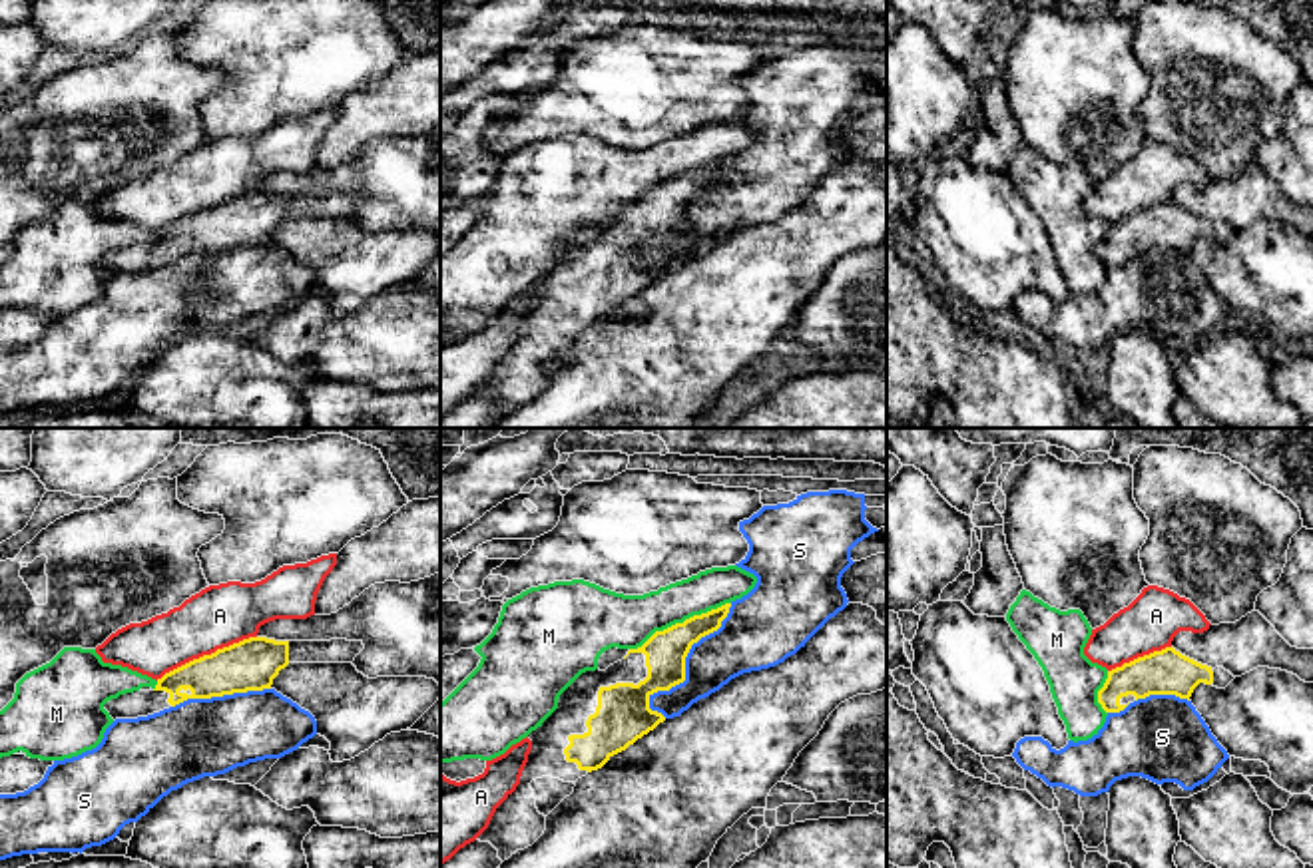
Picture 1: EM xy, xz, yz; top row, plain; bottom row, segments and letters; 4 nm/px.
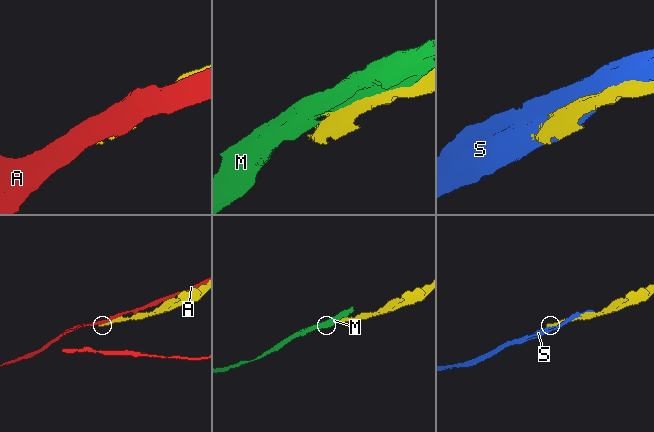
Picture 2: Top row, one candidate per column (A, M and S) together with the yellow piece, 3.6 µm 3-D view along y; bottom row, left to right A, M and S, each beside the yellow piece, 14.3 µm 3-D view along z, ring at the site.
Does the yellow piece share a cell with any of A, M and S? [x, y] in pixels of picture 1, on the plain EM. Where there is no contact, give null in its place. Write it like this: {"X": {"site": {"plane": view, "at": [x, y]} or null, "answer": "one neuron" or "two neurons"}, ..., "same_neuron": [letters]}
{"A": {"site": {"plane": "xy", "at": [206, 210]}, "answer": "two neurons"}, "M": {"site": {"plane": "xz", "at": [680, 178]}, "answer": "two neurons"}, "S": {"site": {"plane": "xz", "at": [684, 216]}, "answer": "two neurons"}, "same_neuron": []}

